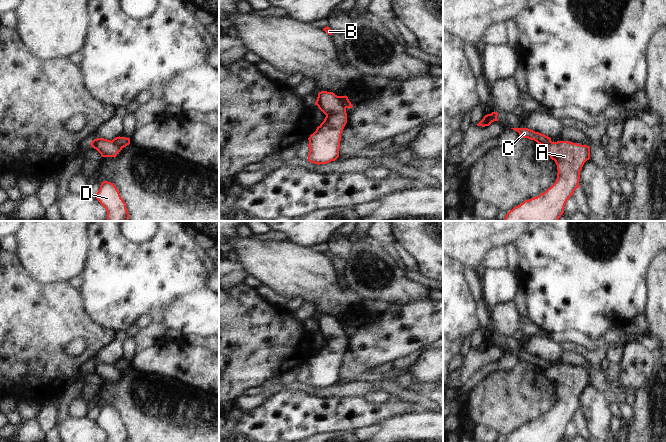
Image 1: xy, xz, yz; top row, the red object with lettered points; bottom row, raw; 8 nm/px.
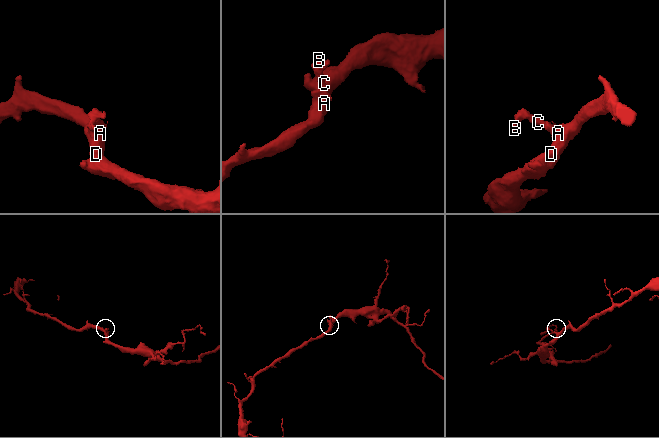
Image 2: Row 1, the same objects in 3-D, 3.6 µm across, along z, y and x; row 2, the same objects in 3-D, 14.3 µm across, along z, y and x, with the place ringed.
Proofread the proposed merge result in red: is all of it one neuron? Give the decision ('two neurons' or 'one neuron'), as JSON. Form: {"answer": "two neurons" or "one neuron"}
{"answer": "two neurons"}

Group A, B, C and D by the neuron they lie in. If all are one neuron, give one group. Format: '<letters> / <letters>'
A D / B C

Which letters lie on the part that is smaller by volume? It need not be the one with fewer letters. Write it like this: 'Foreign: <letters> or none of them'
Foreign: B, C

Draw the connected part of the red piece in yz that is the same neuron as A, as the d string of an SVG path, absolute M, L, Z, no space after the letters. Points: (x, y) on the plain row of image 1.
M557 365L545 371L557 389L555 407L539 420L525 424L505 442L560 442L567 424L580 411L580 395L590 383L590 371L569 365Z

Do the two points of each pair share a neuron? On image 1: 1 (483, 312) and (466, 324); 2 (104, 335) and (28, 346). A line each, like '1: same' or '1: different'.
1: different
2: same

